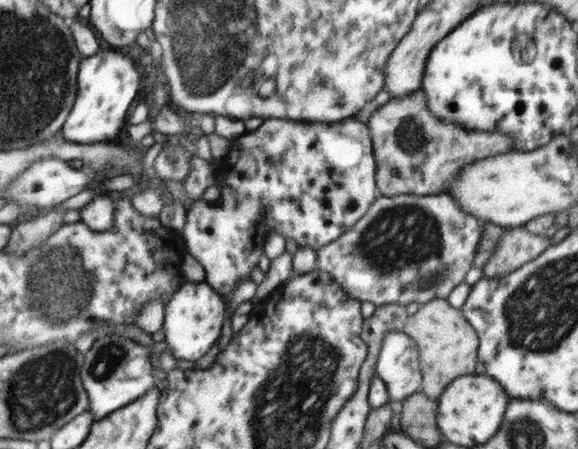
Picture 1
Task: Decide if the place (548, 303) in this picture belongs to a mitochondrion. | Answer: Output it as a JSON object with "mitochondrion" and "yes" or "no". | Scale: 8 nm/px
{"mitochondrion":"yes"}

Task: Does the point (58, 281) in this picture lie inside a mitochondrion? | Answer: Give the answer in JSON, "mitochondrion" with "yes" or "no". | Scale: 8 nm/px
{"mitochondrion":"yes"}

